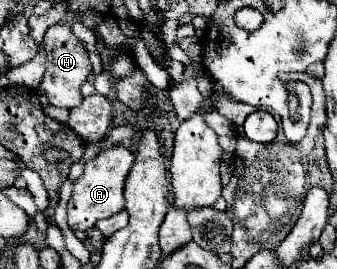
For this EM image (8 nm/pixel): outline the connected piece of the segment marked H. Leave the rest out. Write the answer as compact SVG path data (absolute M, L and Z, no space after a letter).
M62 24L50 26L46 30L44 44L46 44L46 72L44 72L44 78L38 86L38 90L46 94L46 98L52 106L72 110L72 108L80 106L80 102L82 102L80 86L86 82L88 74L92 72L92 64L90 64L86 46L72 32L66 32L66 26L62 26Z

